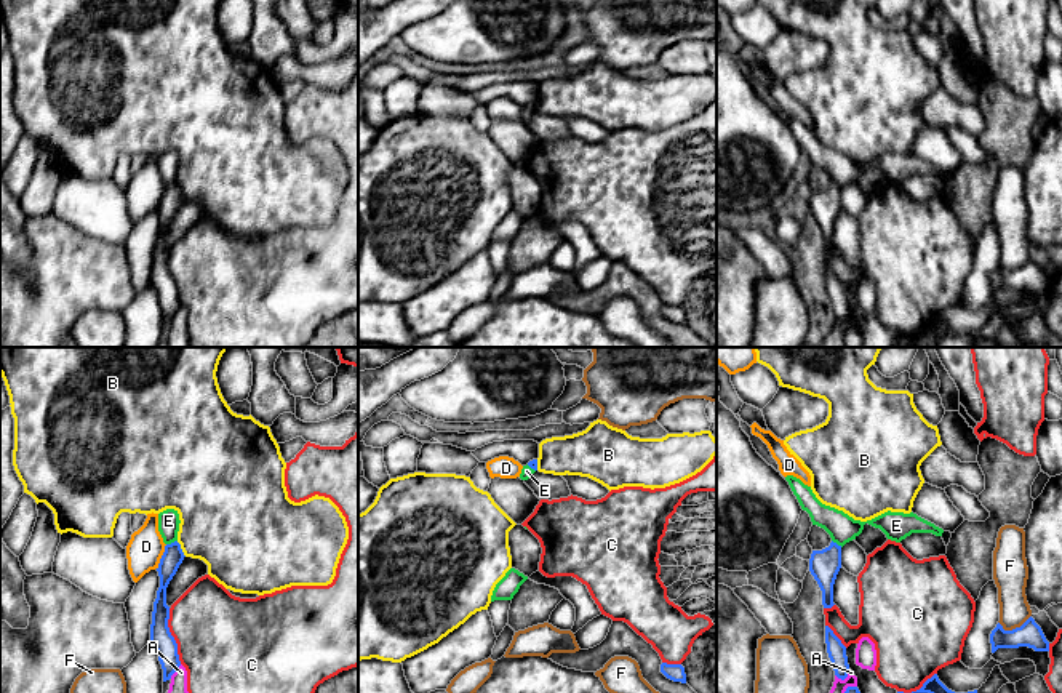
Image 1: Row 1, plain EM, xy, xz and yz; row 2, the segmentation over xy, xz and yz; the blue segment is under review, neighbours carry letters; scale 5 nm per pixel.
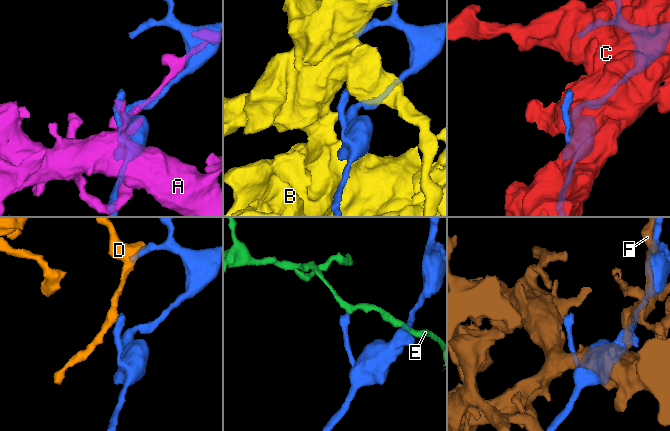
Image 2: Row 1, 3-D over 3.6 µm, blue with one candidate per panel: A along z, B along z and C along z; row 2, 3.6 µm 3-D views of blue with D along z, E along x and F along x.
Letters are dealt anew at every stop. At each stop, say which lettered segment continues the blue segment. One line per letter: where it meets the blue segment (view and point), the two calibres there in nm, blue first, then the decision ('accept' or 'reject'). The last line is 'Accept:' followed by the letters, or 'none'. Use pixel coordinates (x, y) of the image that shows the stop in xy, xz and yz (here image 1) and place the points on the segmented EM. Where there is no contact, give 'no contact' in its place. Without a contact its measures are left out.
A: yz (843, 679) | 100/70 nm | reject
B: xy (181, 549) | 110/440 nm | reject
C: xy (171, 636) | 110/460 nm | reject
D: xy (162, 557) | 110/180 nm | reject
E: xy (171, 543) | 110/110 nm | reject
F: yz (1016, 628) | 120/160 nm | reject
Accept: none

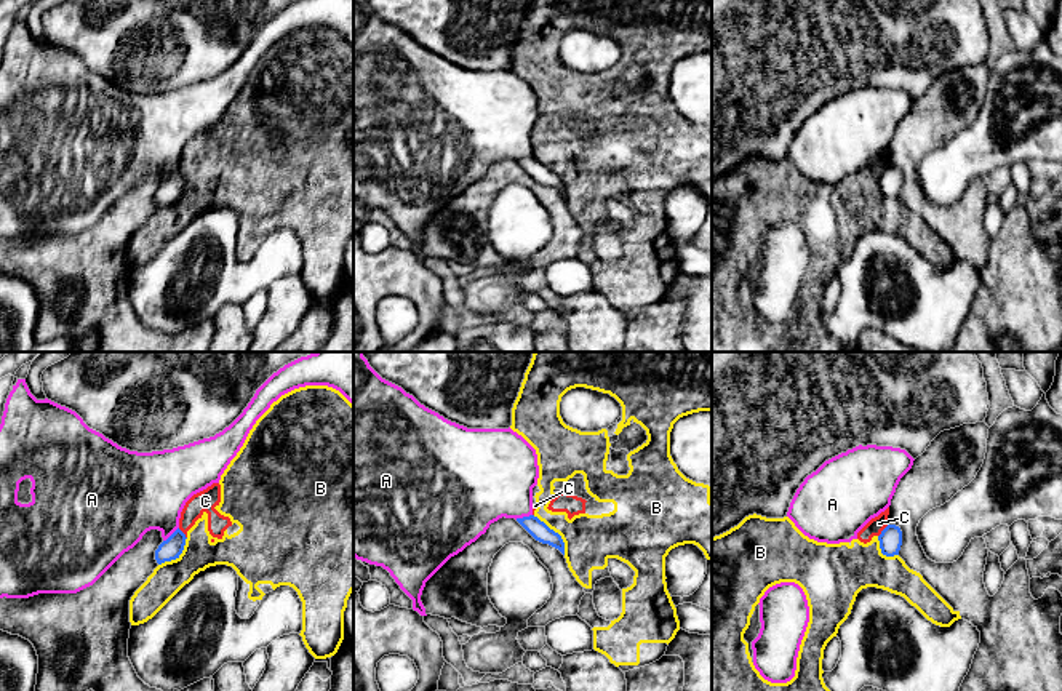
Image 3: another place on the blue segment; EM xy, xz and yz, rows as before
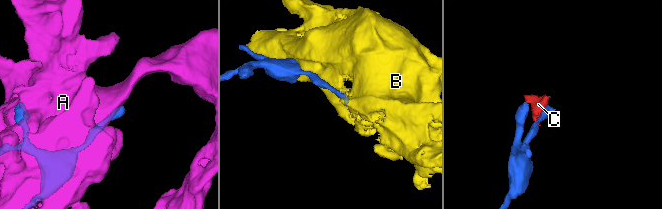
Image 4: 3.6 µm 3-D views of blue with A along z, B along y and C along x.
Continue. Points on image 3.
A: xz (523, 517) | 90/400 nm | reject
B: xz (554, 531) | 90/260 nm | reject
C: yz (883, 530) | 110/80 nm | reject
Accept: none

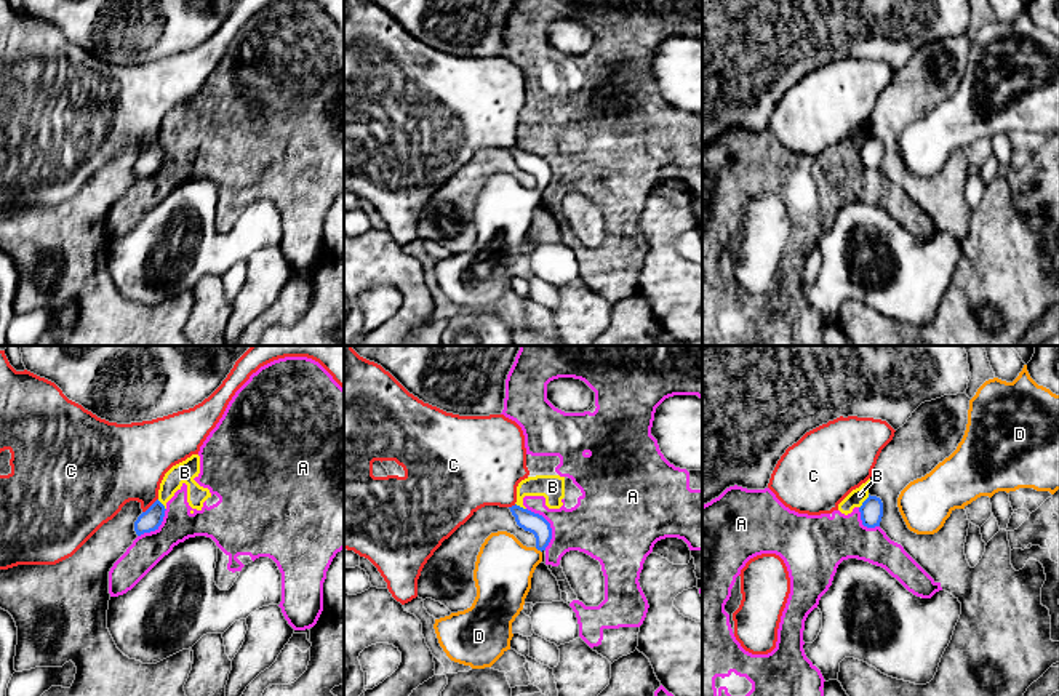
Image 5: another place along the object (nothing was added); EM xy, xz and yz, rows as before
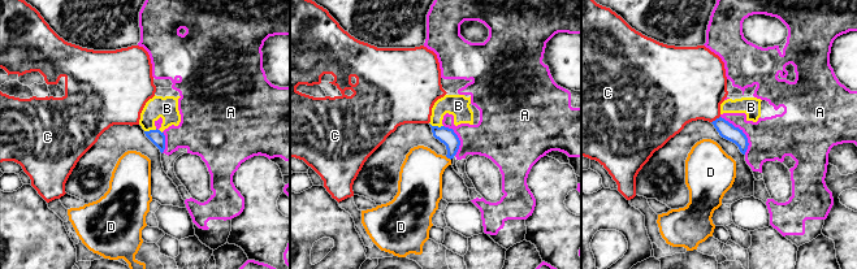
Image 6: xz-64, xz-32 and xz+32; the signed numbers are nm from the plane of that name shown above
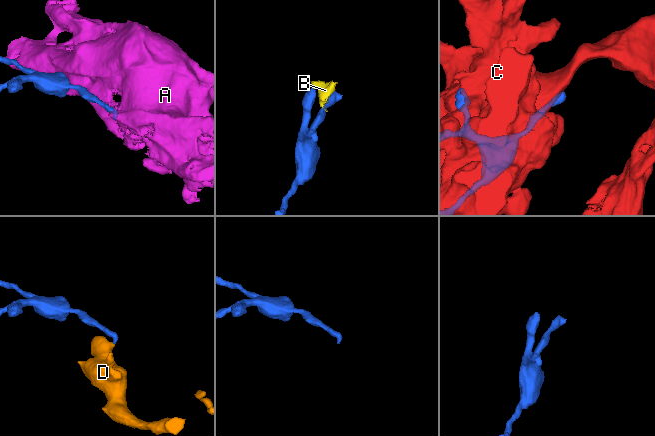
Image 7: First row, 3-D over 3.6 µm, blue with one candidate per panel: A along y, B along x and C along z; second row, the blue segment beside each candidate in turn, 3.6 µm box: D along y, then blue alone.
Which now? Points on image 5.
A: xz (549, 525) | 100/320 nm | reject
B: yz (864, 501) | 110/80 nm | reject
C: xy (151, 506) | 110/380 nm | reject
D: xz (538, 549) | 100/300 nm | accept
Accept: D

